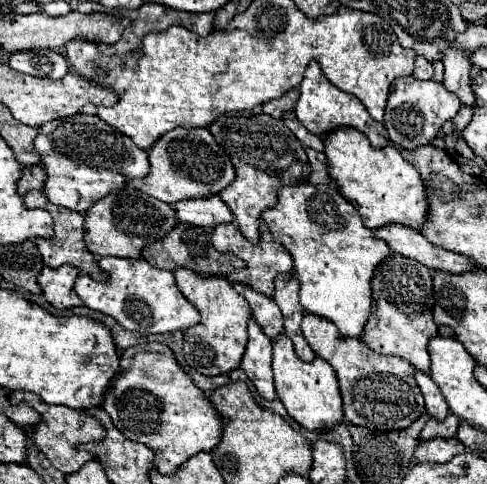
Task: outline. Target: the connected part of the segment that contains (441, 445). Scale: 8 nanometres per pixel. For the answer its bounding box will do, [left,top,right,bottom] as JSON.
[416,437,464,463]

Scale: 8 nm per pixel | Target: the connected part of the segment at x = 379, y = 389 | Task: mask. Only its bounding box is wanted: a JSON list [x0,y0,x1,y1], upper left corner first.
[302,313,424,431]

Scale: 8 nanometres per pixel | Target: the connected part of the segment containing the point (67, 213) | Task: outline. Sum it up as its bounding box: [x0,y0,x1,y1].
[24,191,100,277]

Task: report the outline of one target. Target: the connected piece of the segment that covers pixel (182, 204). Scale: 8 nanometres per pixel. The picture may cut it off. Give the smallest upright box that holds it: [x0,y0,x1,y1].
[174,195,232,227]

